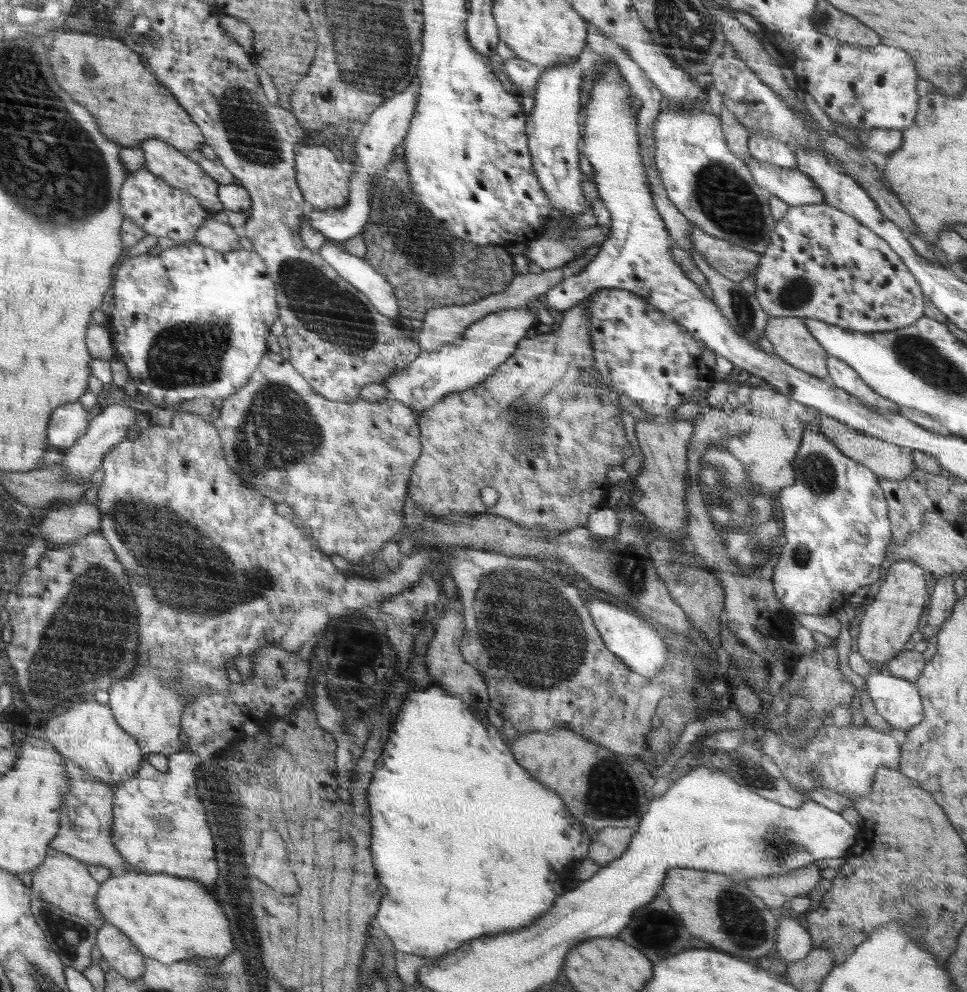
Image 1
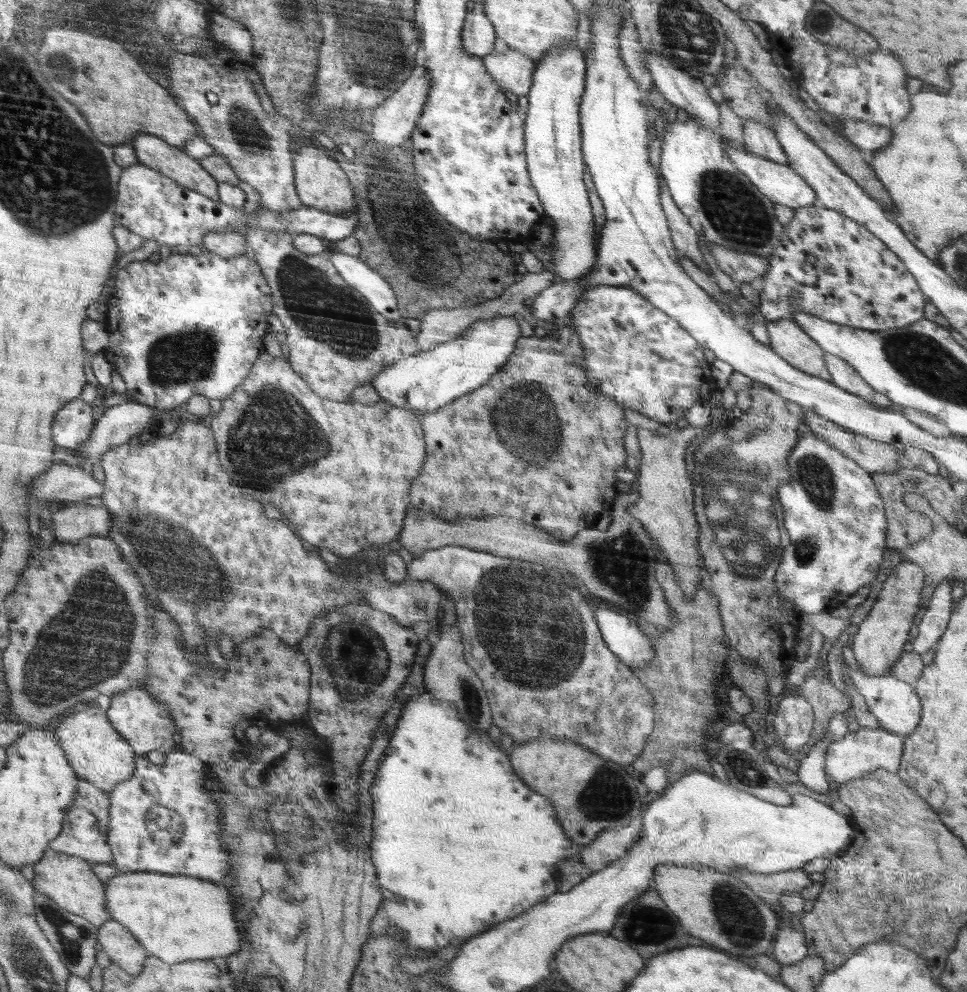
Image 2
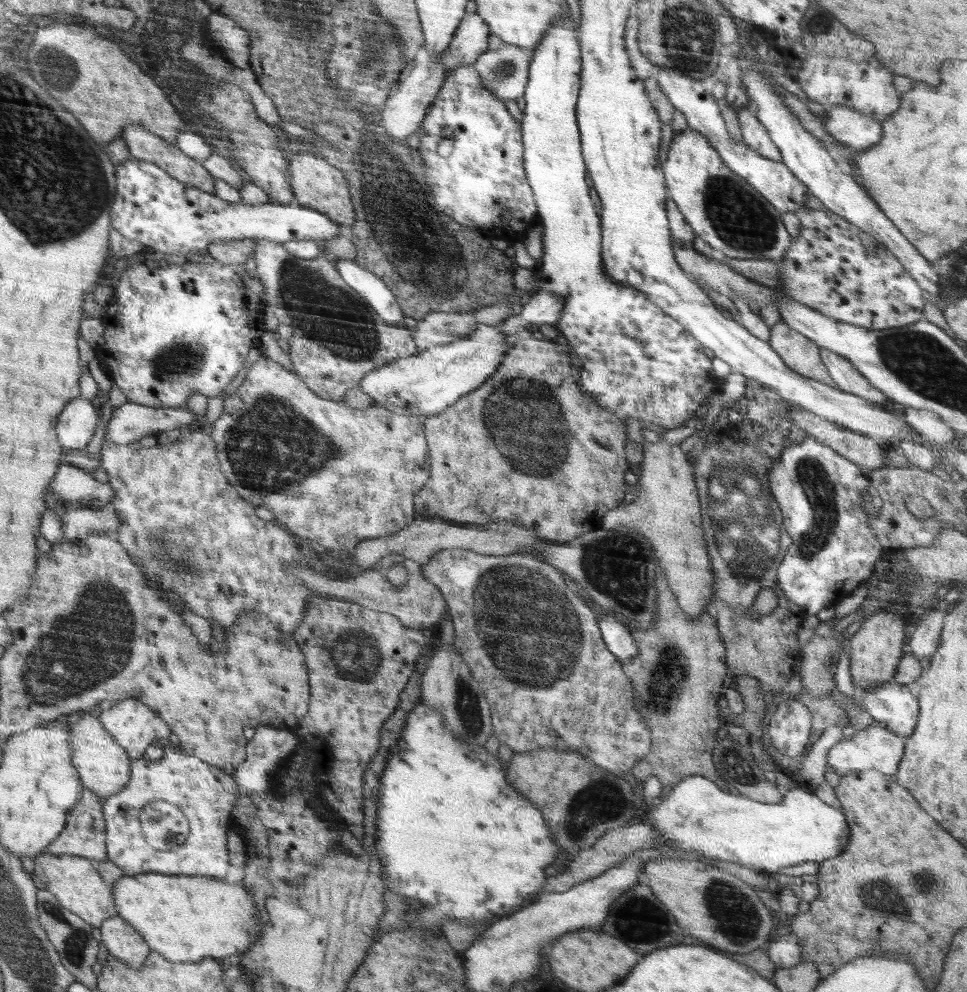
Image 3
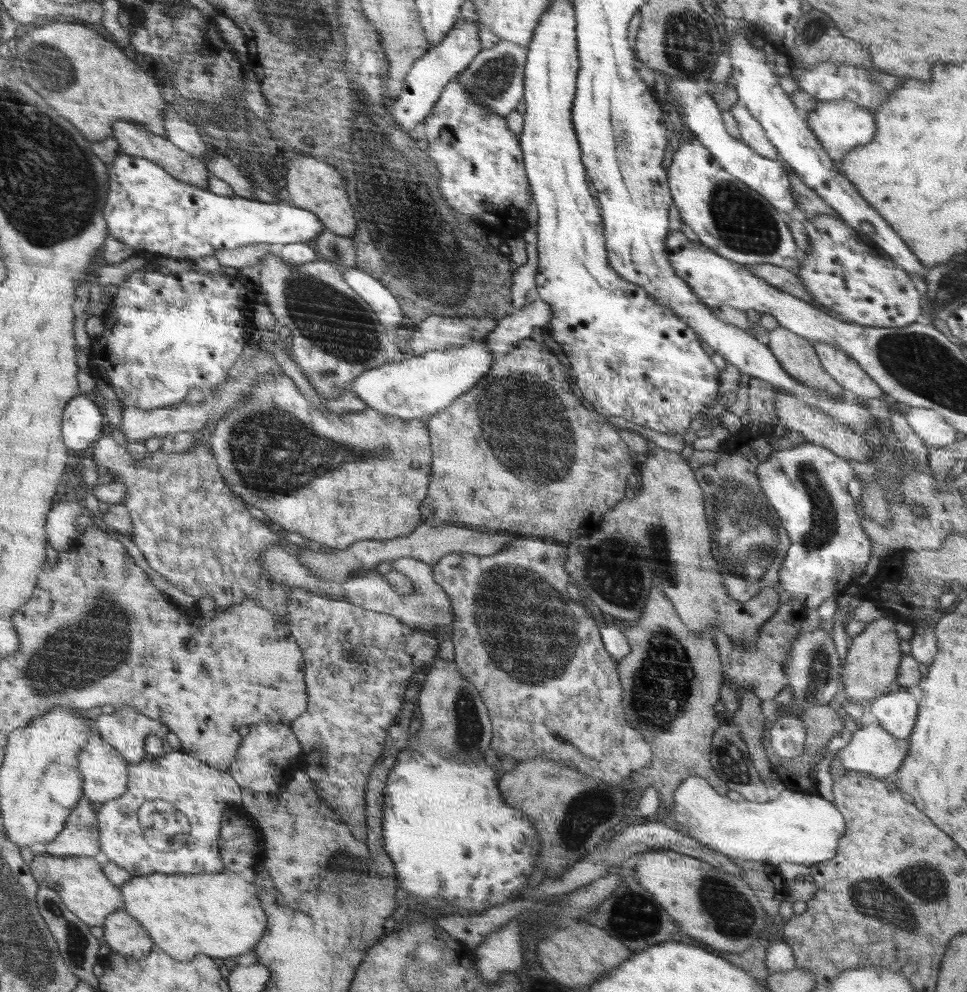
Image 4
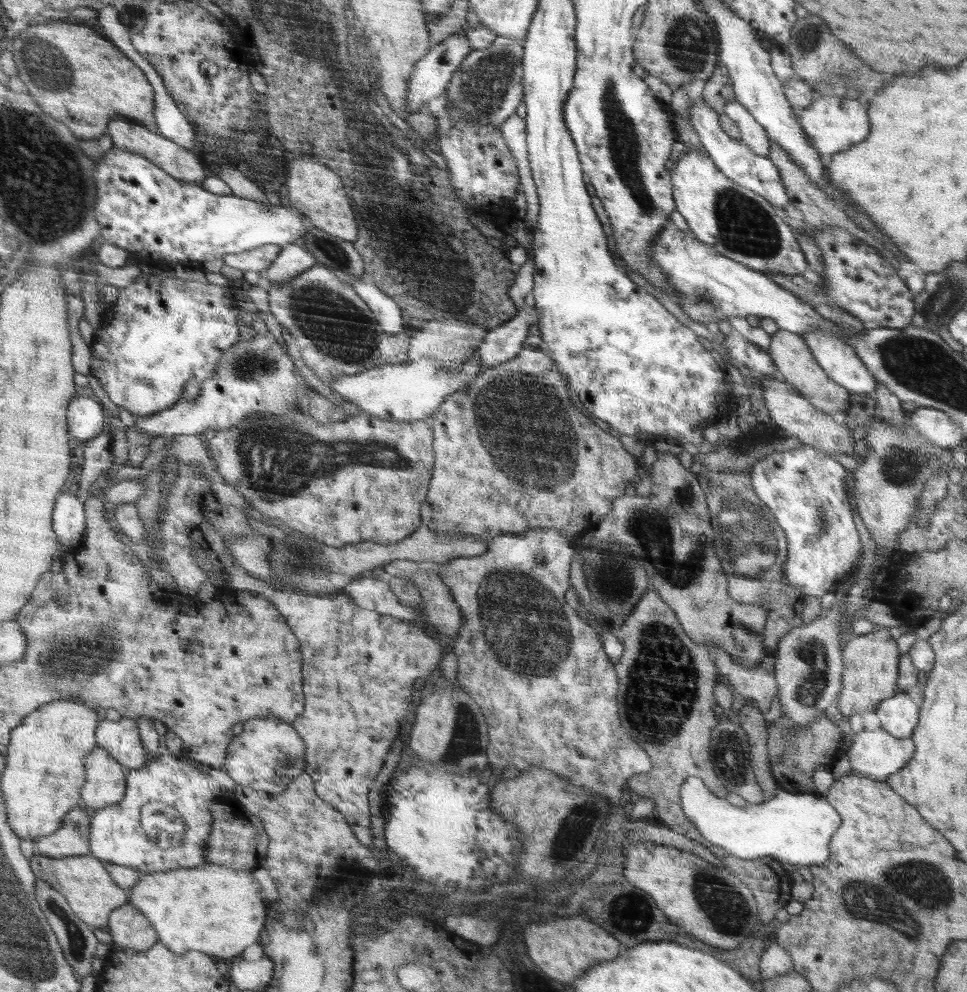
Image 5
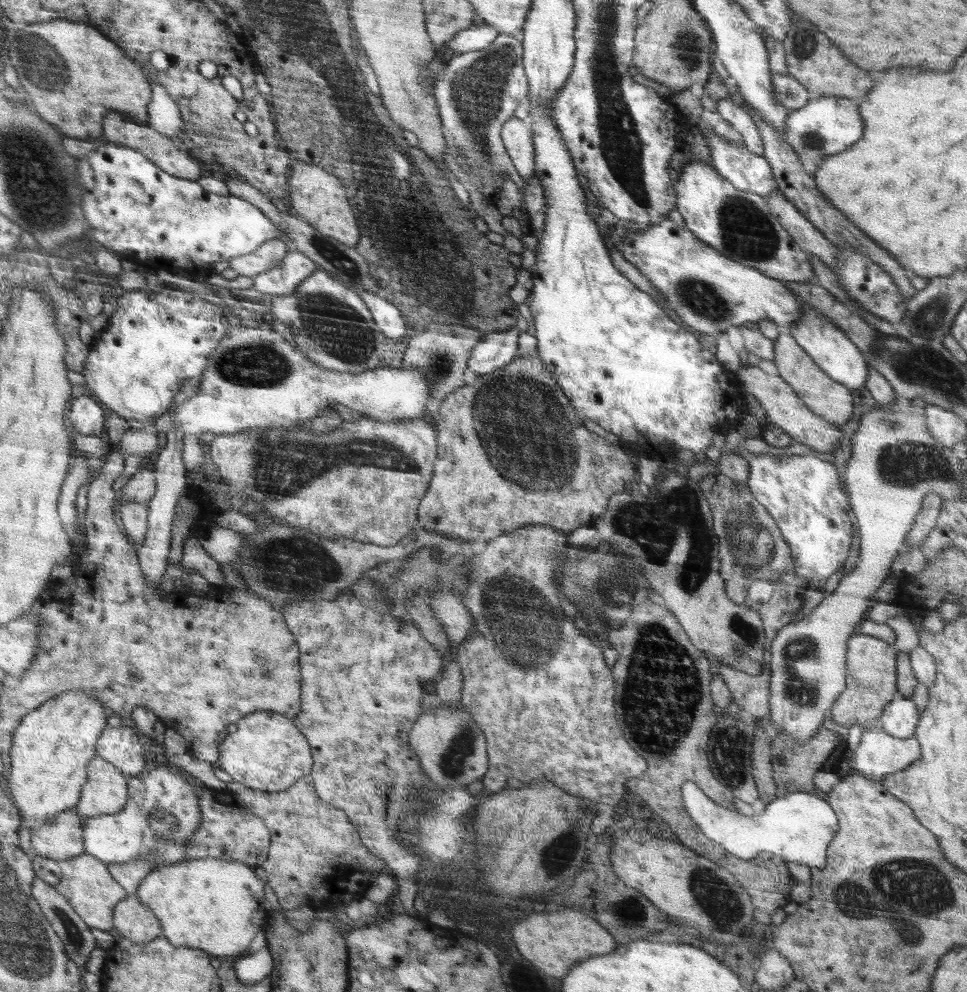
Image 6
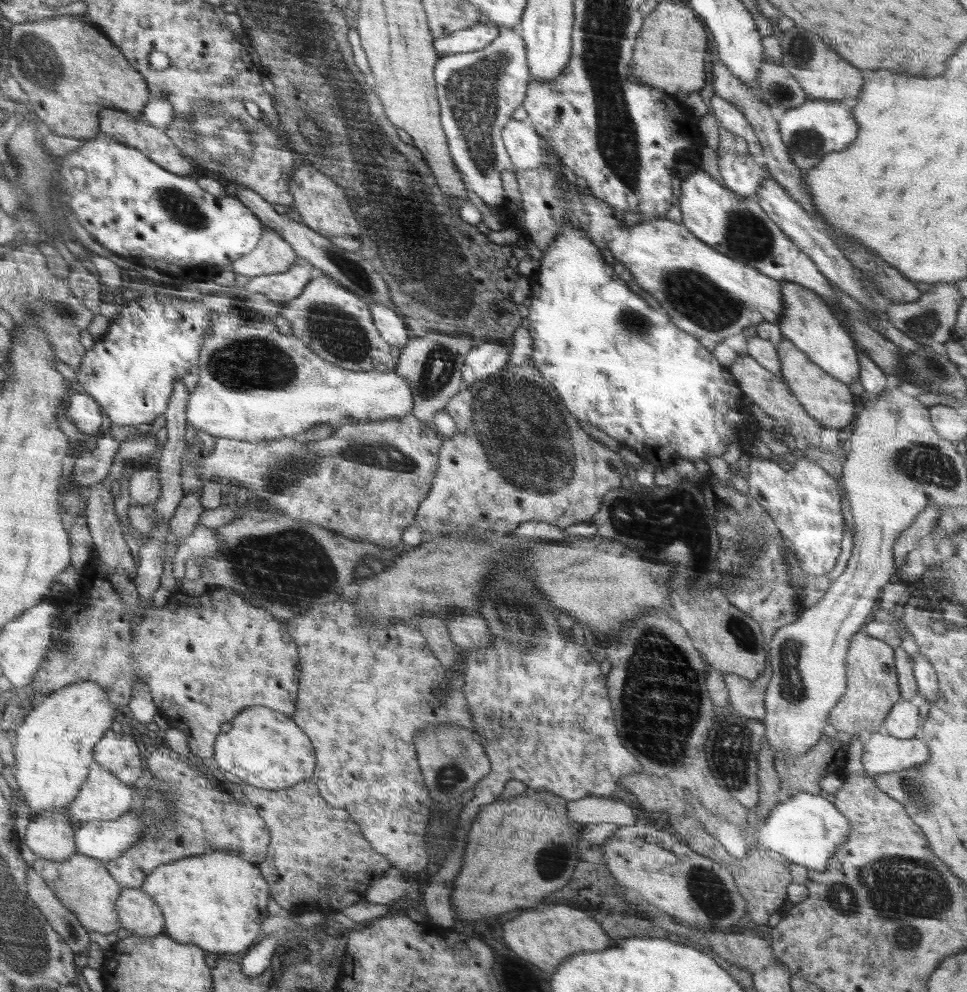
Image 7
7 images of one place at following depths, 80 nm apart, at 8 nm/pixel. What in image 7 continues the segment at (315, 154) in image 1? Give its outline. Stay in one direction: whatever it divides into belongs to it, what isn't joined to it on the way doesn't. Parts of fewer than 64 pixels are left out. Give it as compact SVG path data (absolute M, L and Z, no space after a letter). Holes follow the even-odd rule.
M314 166L295 169L290 184L291 193L294 195L293 210L302 223L331 239L336 246L343 247L344 250L358 251L362 242L362 228L345 191L334 182L334 179L328 178Z

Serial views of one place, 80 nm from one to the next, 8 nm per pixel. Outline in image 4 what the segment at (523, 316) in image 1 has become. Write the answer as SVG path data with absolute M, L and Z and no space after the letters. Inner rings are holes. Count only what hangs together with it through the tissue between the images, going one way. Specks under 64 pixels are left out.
M485 336L485 340L478 344L471 342L454 350L451 348L448 350L429 350L427 353L413 356L408 360L392 361L378 368L367 370L362 376L352 381L347 386L346 391L353 392L360 400L364 401L366 406L379 410L388 416L396 416L404 420L427 419L434 413L438 413L439 410L446 409L452 401L467 393L468 390L474 389L476 384L490 372L494 362L495 359L490 353L490 346L487 346L487 336Z

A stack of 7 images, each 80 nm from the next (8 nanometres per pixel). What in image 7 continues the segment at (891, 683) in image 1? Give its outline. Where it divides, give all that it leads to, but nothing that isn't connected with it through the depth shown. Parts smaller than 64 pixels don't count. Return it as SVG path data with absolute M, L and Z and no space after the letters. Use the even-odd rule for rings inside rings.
M898 701L885 718L889 735L897 739L911 739L918 736L922 725L918 701Z

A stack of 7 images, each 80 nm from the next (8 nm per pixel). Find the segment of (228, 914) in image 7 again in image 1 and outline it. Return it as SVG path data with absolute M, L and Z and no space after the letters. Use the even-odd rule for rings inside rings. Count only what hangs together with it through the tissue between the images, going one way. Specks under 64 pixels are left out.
M128 871L101 882L95 903L105 922L127 934L146 958L170 965L196 956L224 959L234 950L228 919L214 893L194 879Z

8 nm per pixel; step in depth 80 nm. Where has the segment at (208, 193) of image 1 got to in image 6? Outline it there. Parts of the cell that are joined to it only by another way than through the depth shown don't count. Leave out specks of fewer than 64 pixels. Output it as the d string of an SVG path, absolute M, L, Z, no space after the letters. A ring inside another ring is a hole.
M112 111L103 118L102 138L139 151L140 154L146 155L153 163L165 171L168 171L168 174L192 181L196 181L200 178L200 172L202 172L202 168L200 168L201 164L198 164L198 161L194 160L194 158L190 158L186 152L180 152L180 150L172 144L172 140L170 140L169 136L160 134L159 131L148 124L137 123L123 113Z

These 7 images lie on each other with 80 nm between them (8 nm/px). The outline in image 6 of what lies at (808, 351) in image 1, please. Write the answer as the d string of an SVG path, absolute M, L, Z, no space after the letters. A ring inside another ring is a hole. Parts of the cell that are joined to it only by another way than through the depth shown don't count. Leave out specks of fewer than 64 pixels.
M781 330L774 340L773 358L782 377L798 395L800 400L818 416L840 427L852 417L852 396L847 386L830 378L813 360L805 350L795 341L795 338L786 330Z

